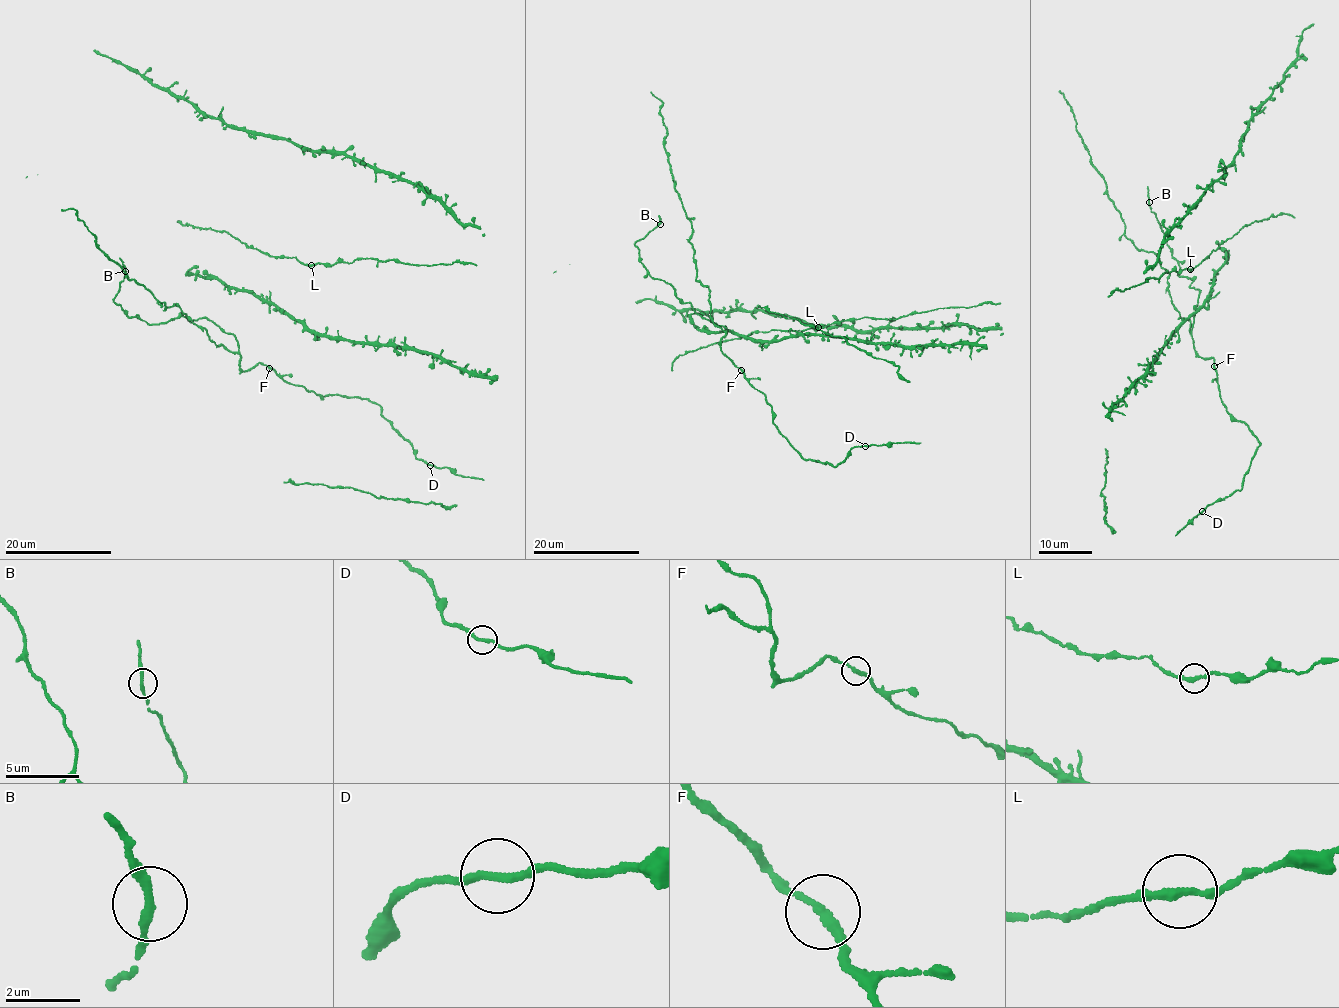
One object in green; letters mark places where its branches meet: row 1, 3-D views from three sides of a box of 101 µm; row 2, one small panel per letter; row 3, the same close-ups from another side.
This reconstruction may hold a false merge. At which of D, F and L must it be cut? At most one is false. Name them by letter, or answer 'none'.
none

